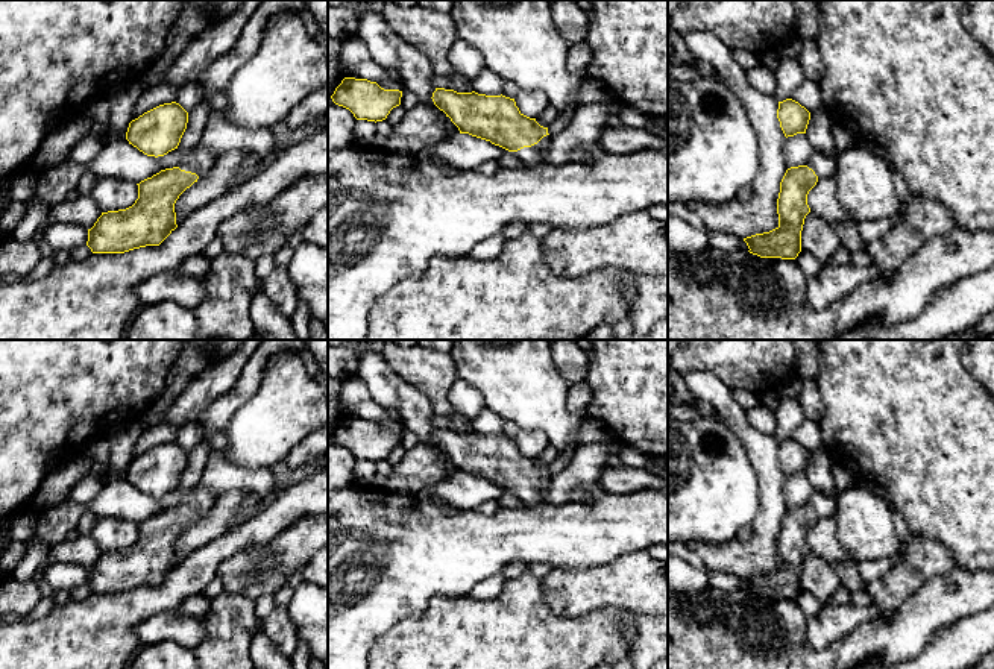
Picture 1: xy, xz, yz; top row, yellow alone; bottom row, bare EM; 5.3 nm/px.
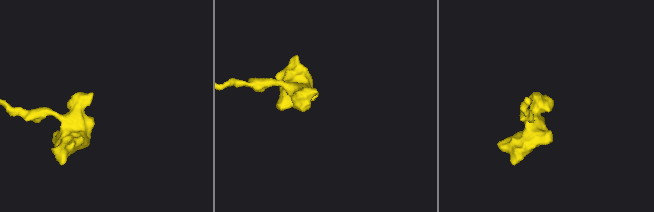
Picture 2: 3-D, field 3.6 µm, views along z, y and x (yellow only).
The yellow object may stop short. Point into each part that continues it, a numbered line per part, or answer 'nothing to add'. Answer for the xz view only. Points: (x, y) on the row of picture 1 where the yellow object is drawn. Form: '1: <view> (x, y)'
1: xz (531, 157)

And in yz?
1: yz (824, 166)

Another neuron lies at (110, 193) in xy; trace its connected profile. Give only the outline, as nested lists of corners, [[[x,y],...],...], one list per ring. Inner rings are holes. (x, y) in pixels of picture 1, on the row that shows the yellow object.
[[[97,177],[91,197],[102,212],[126,209],[138,199],[138,185],[117,177]]]

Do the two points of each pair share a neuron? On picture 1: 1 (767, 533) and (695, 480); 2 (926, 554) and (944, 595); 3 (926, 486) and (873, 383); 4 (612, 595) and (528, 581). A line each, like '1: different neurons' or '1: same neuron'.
1: different neurons
2: different neurons
3: same neuron
4: different neurons

